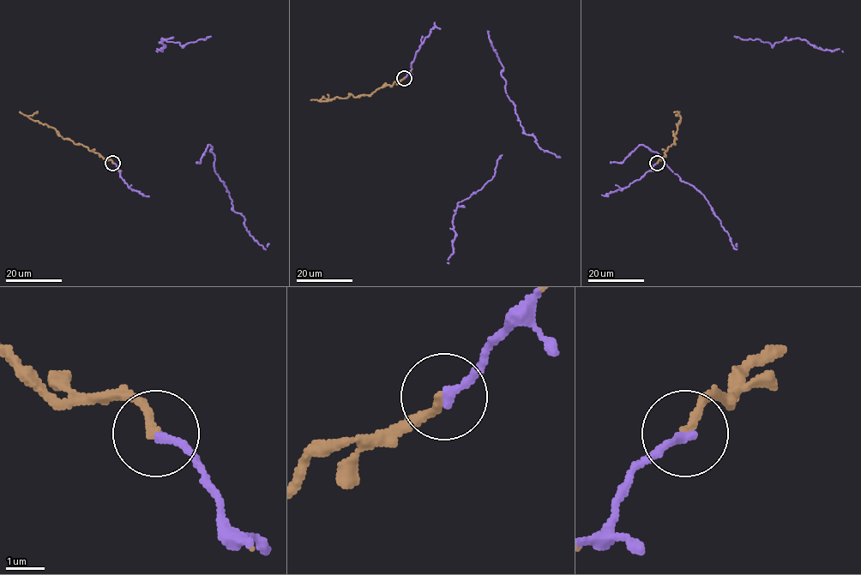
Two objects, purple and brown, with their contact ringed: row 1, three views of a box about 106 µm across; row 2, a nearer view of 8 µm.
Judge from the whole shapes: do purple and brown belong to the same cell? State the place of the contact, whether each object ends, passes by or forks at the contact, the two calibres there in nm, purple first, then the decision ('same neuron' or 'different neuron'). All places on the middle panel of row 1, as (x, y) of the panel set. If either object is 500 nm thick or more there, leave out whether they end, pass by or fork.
(404, 78) | purple ends | brown ends | 240/240 nm | same neuron

